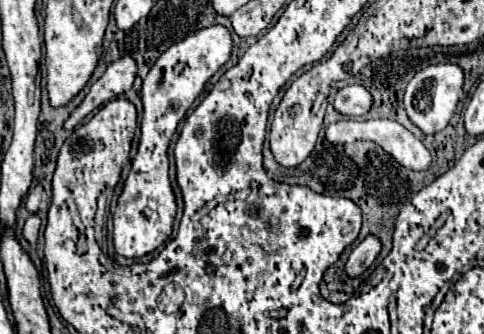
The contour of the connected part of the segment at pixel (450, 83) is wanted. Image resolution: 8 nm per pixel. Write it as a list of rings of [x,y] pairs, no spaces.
[[[438,63],[438,65],[430,65],[430,67],[418,71],[414,75],[414,79],[408,83],[406,93],[404,93],[404,107],[406,107],[410,121],[424,135],[434,135],[434,133],[442,131],[458,107],[462,85],[464,85],[464,73],[458,65]]]

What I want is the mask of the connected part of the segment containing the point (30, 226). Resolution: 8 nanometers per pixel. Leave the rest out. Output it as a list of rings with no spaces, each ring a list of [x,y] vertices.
[[[30,215],[24,223],[24,229],[22,229],[22,235],[24,239],[34,247],[36,245],[36,239],[38,239],[38,231],[40,231],[40,217],[38,215]]]

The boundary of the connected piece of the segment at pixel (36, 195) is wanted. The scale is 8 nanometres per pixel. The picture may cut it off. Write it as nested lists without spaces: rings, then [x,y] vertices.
[[[36,185],[36,187],[30,189],[30,193],[28,193],[26,209],[28,209],[30,213],[36,213],[36,211],[38,211],[38,205],[40,205],[40,199],[42,199],[42,185]]]

